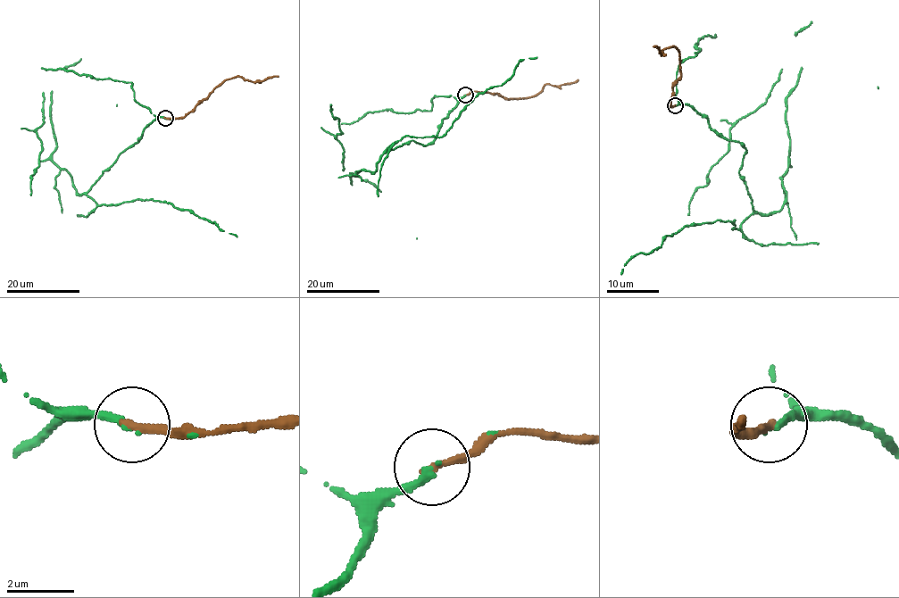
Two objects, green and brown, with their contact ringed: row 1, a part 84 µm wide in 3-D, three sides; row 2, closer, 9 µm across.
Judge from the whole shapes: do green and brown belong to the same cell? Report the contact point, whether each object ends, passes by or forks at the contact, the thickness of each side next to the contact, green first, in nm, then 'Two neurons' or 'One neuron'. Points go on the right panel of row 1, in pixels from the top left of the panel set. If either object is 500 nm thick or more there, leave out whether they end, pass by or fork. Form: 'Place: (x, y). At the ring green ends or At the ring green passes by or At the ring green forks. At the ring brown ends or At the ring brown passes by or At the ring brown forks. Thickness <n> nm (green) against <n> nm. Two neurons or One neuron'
Place: (675, 105). At the ring green ends. At the ring brown ends. Thickness 220 nm (green) against 240 nm. One neuron

